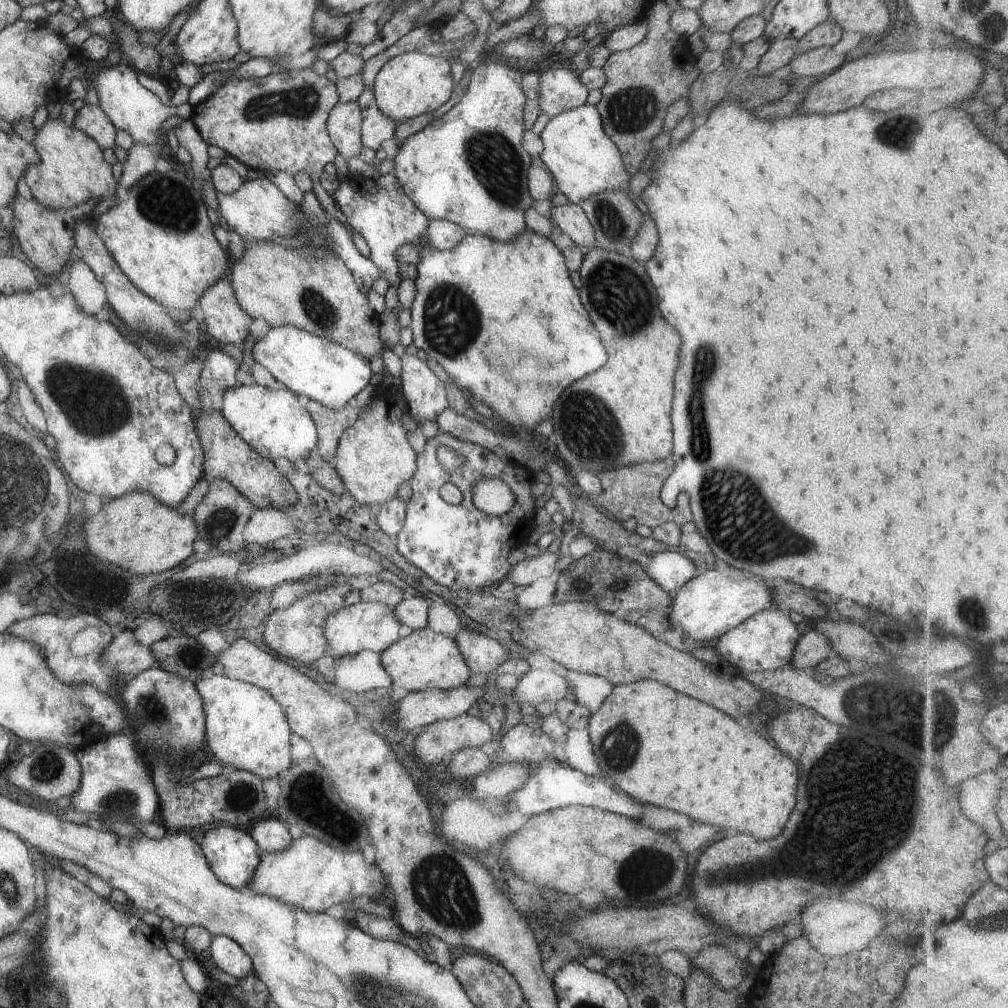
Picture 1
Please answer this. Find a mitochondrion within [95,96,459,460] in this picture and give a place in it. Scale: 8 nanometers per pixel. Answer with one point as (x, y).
(156, 205)

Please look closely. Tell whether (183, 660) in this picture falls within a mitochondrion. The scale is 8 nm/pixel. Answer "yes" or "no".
yes

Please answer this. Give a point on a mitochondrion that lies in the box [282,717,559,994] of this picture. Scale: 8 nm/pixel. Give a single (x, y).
(441, 890)

